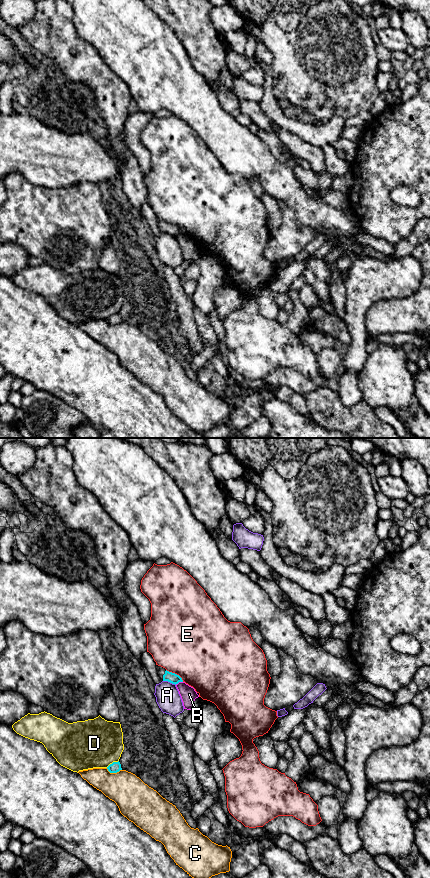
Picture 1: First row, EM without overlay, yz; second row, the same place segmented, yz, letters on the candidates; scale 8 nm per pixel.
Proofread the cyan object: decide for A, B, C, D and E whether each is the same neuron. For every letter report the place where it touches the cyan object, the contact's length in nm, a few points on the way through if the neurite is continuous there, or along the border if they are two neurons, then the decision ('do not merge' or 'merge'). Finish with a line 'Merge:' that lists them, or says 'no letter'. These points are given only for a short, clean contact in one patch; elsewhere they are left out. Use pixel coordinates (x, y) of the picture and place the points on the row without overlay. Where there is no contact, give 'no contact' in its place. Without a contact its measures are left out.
A: meets cyan in yz at (169, 233); contact 110 nm long; do not merge
B: meets cyan in yz at (178, 234); contact 70 nm long; border along yz (182, 233), (175, 236); do not merge
C: meets cyan in yz at (114, 324); contact 130 nm long; do not merge
D: meets cyan in yz at (112, 315); contact 120 nm long; do not merge
E: meets cyan in yz at (174, 225); contact 170 nm long; border along yz (166, 221), (176, 225), (183, 233); do not merge
Merge: no letter

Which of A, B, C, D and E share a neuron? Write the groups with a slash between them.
A / B / C / D / E

